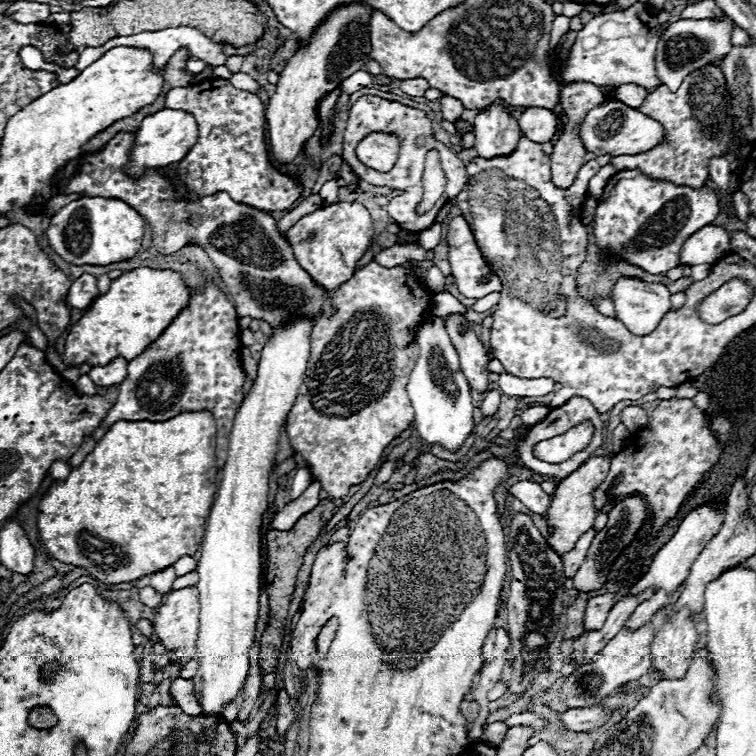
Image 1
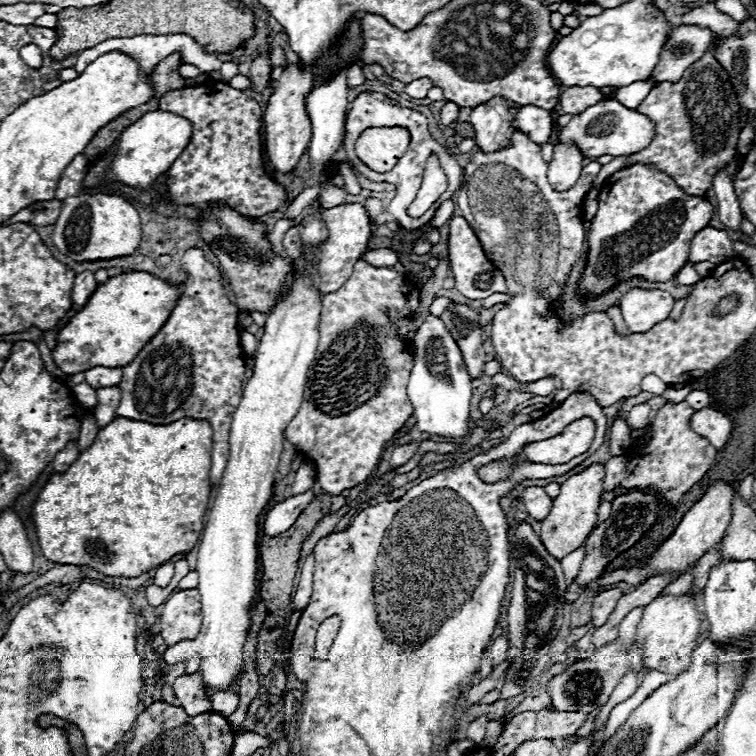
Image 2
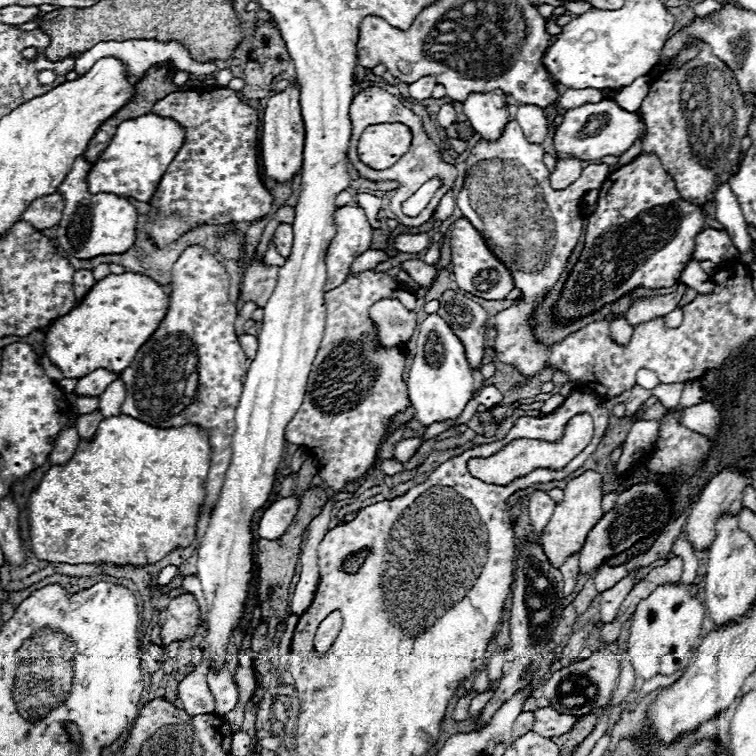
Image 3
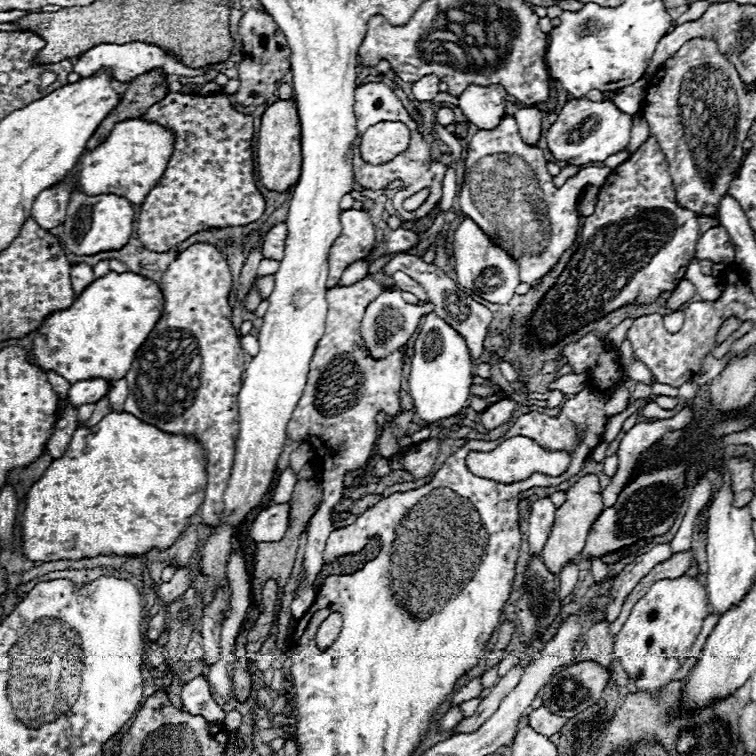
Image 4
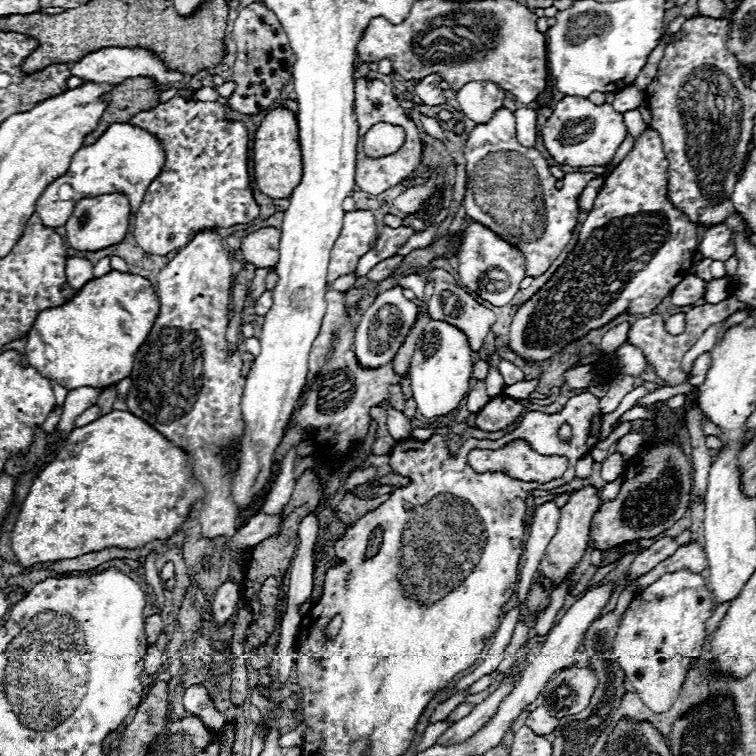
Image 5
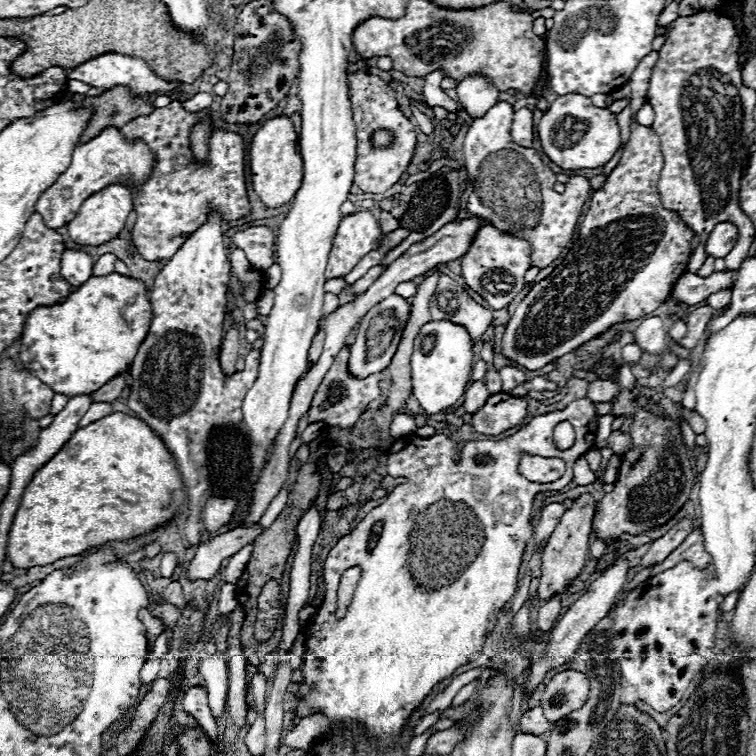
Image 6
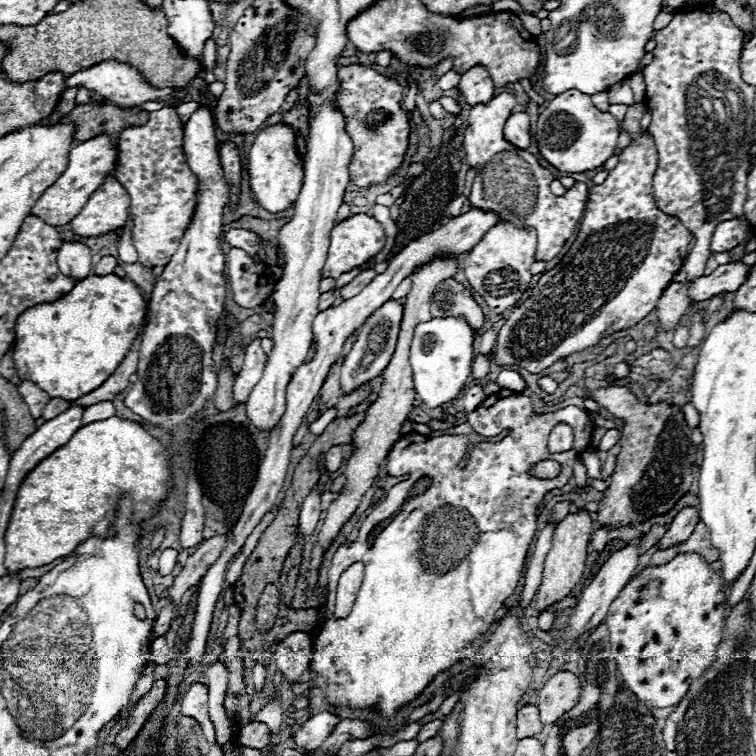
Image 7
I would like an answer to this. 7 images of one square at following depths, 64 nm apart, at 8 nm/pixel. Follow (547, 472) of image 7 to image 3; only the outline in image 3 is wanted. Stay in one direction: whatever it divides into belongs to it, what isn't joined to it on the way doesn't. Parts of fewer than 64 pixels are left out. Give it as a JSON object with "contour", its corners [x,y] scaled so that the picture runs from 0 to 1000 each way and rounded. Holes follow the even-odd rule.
{"contour":[[[772,546],[759,550],[749,569],[746,577],[735,585],[720,585],[720,582],[680,582],[675,585],[667,595],[648,606],[624,606],[619,611],[619,622],[624,630],[646,638],[646,640],[672,640],[683,630],[693,630],[708,619],[728,619],[728,622],[741,622],[746,619],[759,604],[762,604],[782,583],[786,571],[783,553]]]}

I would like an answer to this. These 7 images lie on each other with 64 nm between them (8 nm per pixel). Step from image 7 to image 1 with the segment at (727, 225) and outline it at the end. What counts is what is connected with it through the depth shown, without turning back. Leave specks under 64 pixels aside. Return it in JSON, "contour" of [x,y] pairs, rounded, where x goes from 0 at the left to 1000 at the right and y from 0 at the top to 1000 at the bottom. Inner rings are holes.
{"contour":[[[931,299],[918,307],[899,331],[899,347],[907,352],[947,349],[966,333],[966,310],[952,299]]]}

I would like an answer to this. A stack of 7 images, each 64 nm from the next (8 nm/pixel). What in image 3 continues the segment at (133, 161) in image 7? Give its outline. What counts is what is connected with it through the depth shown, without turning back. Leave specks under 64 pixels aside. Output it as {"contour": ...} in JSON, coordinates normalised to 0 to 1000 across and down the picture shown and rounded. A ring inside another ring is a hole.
{"contour":[[[286,114],[278,119],[235,119],[209,132],[201,148],[225,153],[246,169],[243,193],[233,204],[238,209],[228,212],[198,265],[206,288],[196,291],[193,304],[206,325],[222,325],[228,317],[235,317],[249,302],[259,296],[333,294],[360,278],[362,259],[347,241],[341,220],[341,146],[328,140],[312,119],[304,119],[299,114]]]}

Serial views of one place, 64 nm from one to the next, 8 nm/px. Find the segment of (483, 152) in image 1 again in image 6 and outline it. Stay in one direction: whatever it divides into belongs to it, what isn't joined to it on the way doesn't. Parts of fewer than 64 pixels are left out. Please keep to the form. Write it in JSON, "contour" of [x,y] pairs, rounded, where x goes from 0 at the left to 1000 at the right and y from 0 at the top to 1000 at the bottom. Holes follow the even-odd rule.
{"contour":[[[619,101],[603,114],[603,122],[608,140],[622,156],[640,153],[661,132],[661,119],[640,101]]]}

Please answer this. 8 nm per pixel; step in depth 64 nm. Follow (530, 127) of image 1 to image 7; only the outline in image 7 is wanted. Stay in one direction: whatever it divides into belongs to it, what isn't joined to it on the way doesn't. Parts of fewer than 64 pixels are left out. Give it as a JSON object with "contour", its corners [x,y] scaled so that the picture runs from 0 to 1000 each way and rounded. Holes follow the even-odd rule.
{"contour":[[[680,148],[669,167],[667,167],[667,183],[675,190],[683,190],[685,196],[698,196],[704,183],[701,183],[701,153],[698,148]]]}

